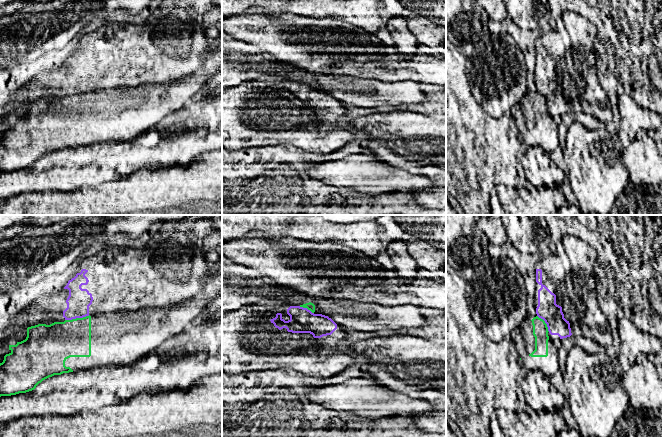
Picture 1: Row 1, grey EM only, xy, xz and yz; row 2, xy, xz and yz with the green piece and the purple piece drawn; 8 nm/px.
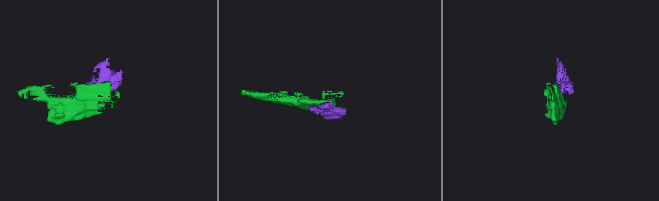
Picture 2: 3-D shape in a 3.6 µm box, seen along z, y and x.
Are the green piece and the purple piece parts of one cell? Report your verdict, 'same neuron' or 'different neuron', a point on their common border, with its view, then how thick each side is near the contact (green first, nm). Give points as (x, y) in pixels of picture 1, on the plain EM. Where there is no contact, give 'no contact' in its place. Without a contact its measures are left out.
different neuron | xy (77, 94) | 300/190 nm

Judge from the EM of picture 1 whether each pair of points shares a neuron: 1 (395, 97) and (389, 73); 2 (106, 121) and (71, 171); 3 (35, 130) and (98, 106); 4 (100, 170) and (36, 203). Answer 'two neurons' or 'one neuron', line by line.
1: two neurons
2: two neurons
3: one neuron
4: two neurons

